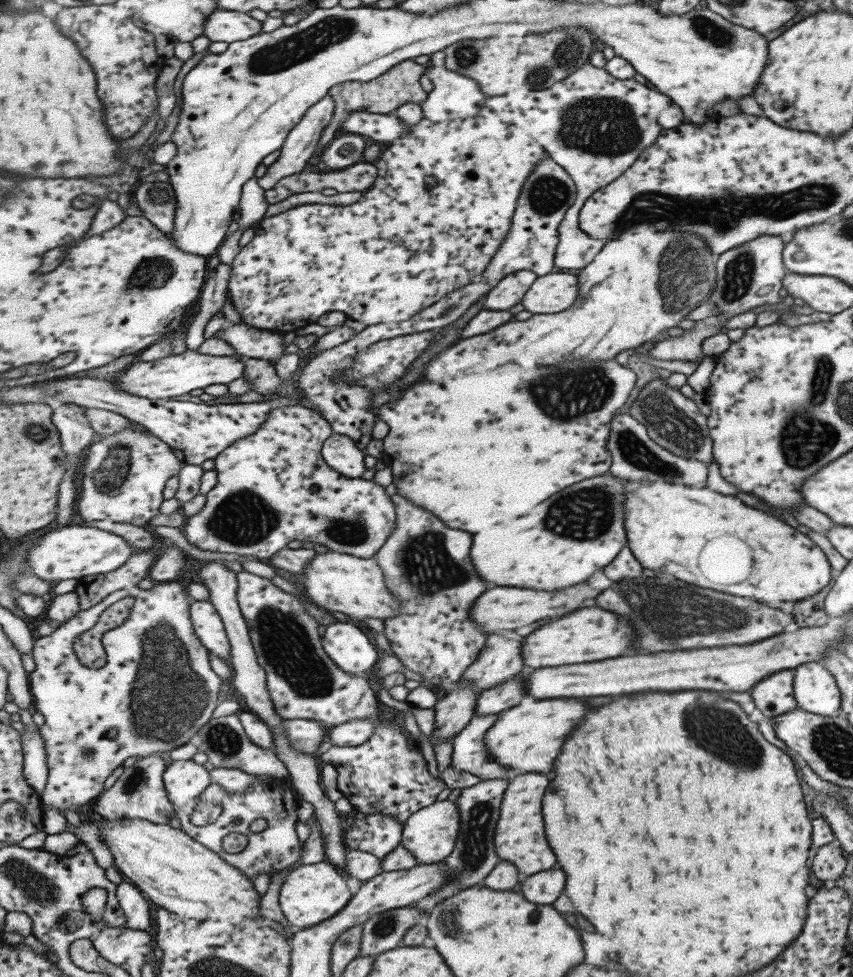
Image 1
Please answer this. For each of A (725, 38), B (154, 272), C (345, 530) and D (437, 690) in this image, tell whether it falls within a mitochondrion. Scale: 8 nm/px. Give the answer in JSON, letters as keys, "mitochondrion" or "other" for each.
{"A":"mitochondrion","B":"mitochondrion","C":"mitochondrion","D":"other"}

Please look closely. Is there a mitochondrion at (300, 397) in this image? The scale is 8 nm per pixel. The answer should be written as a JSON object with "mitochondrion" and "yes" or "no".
{"mitochondrion":"no"}

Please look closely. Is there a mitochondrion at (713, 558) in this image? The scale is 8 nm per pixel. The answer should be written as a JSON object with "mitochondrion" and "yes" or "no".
{"mitochondrion":"no"}

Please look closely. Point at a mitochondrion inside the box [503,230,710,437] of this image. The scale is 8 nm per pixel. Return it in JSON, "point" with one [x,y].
{"point":[582,389]}

